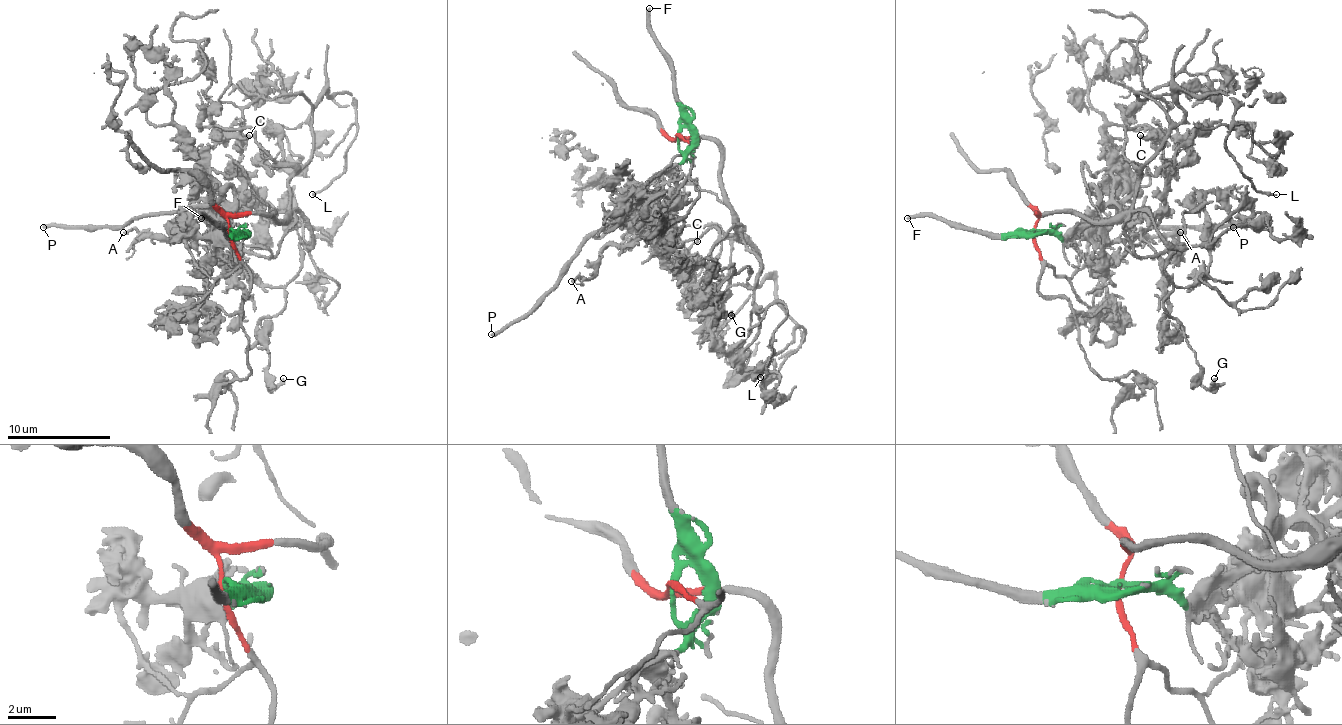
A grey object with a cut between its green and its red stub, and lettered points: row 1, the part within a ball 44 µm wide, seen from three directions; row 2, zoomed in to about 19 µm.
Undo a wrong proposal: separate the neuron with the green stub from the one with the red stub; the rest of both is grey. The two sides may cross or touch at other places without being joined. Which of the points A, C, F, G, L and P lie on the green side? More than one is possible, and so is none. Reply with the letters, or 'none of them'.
A, F, P

